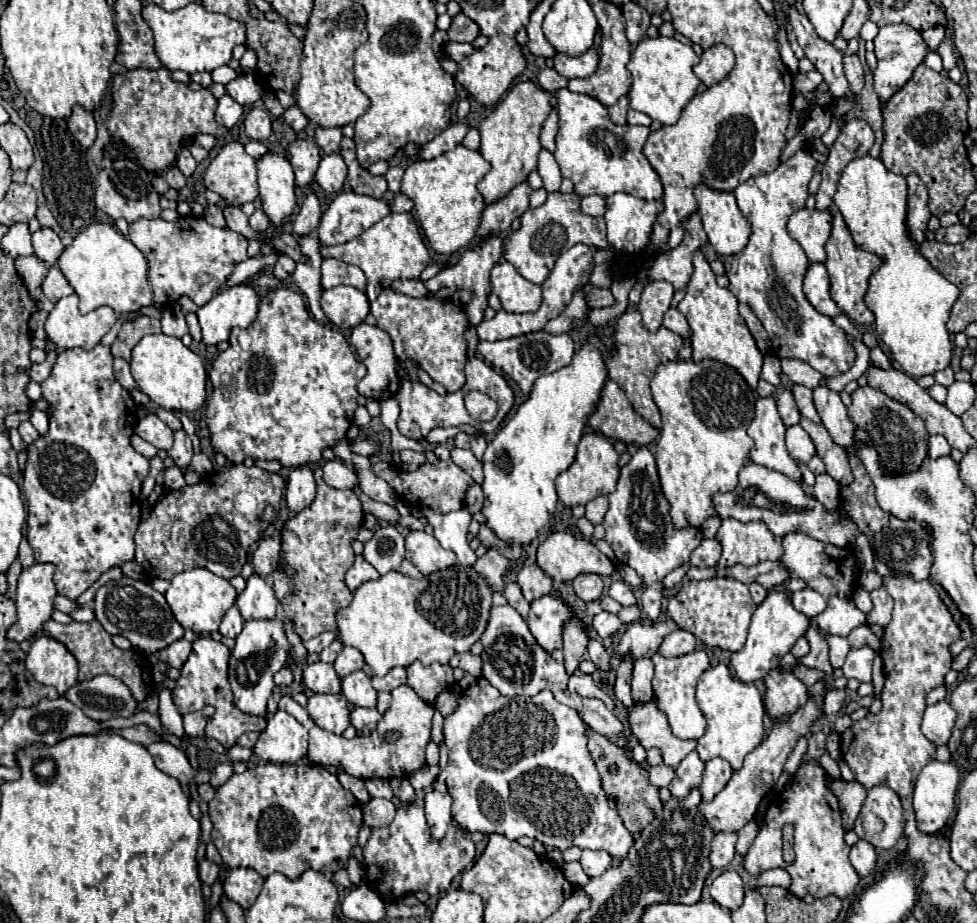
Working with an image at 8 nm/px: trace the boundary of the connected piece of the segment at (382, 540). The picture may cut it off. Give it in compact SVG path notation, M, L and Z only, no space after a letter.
M382 525L374 529L374 537L364 543L362 555L380 575L398 571L404 559L404 535L394 525Z

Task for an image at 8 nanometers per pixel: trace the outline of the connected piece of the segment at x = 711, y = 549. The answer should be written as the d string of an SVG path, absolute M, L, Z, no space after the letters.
M704 539L690 555L690 567L716 567L722 547L716 539Z

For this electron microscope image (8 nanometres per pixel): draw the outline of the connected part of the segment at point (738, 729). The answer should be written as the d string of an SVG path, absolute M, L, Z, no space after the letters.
M720 663L702 673L696 687L696 703L708 721L706 733L698 739L698 755L702 761L722 757L736 771L742 767L744 757L754 751L764 739L764 703L754 683L734 679L730 669Z

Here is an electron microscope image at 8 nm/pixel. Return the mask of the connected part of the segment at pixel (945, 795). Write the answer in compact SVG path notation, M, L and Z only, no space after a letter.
M928 763L914 789L914 813L922 833L938 833L954 811L958 769L952 763Z

